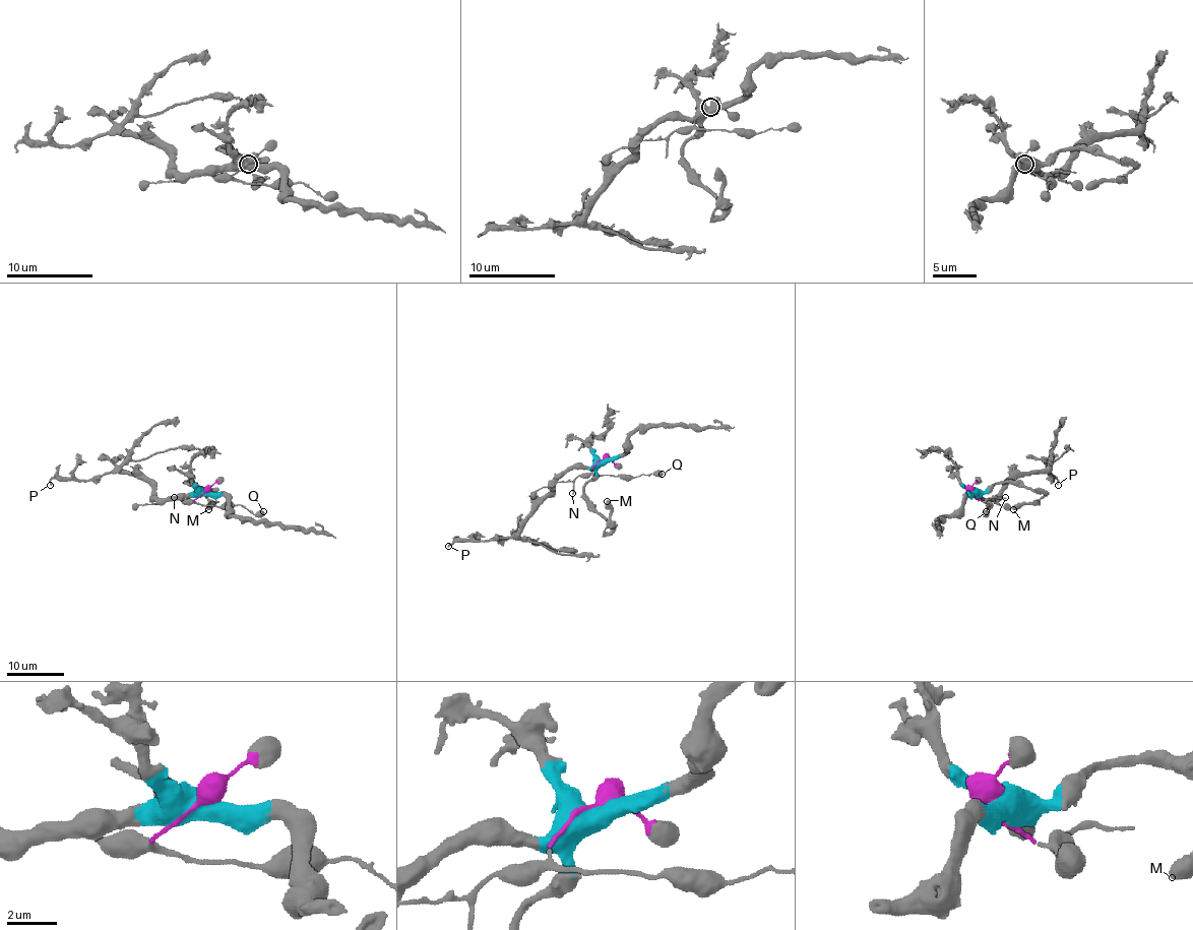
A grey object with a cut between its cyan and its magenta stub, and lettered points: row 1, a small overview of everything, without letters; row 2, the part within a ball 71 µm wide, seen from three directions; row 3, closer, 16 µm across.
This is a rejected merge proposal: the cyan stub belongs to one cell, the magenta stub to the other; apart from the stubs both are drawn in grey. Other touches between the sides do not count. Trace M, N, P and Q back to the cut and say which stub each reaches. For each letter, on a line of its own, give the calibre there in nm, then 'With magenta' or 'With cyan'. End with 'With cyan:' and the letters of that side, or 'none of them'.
M: Thickness 550 nm. With cyan
N: Thickness 150 nm. With magenta
P: Thickness 150 nm. With cyan
Q: Thickness 700 nm. With magenta
With cyan: M, P

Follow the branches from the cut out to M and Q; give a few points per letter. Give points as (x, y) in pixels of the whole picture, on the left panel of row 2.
M: (204, 492), (199, 492), (186, 482), (204, 486), (211, 494), (206, 496), (211, 502), (208, 509)
Q: (204, 492), (193, 501), (216, 506), (242, 505), (253, 513), (263, 511)

